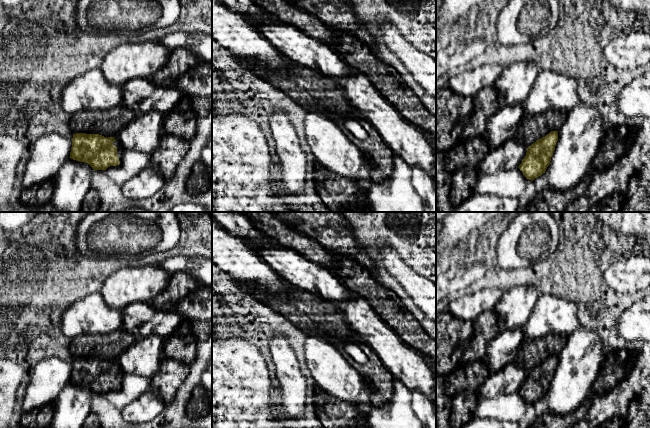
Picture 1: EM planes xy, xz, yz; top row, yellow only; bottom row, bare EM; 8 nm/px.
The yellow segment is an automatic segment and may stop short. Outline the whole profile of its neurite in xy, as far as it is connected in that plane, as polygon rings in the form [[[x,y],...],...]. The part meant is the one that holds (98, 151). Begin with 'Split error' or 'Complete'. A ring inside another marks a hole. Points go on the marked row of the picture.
Split error. [[[76,133],[71,140],[69,158],[88,163],[94,170],[106,170],[121,162],[122,150],[114,137]]]

